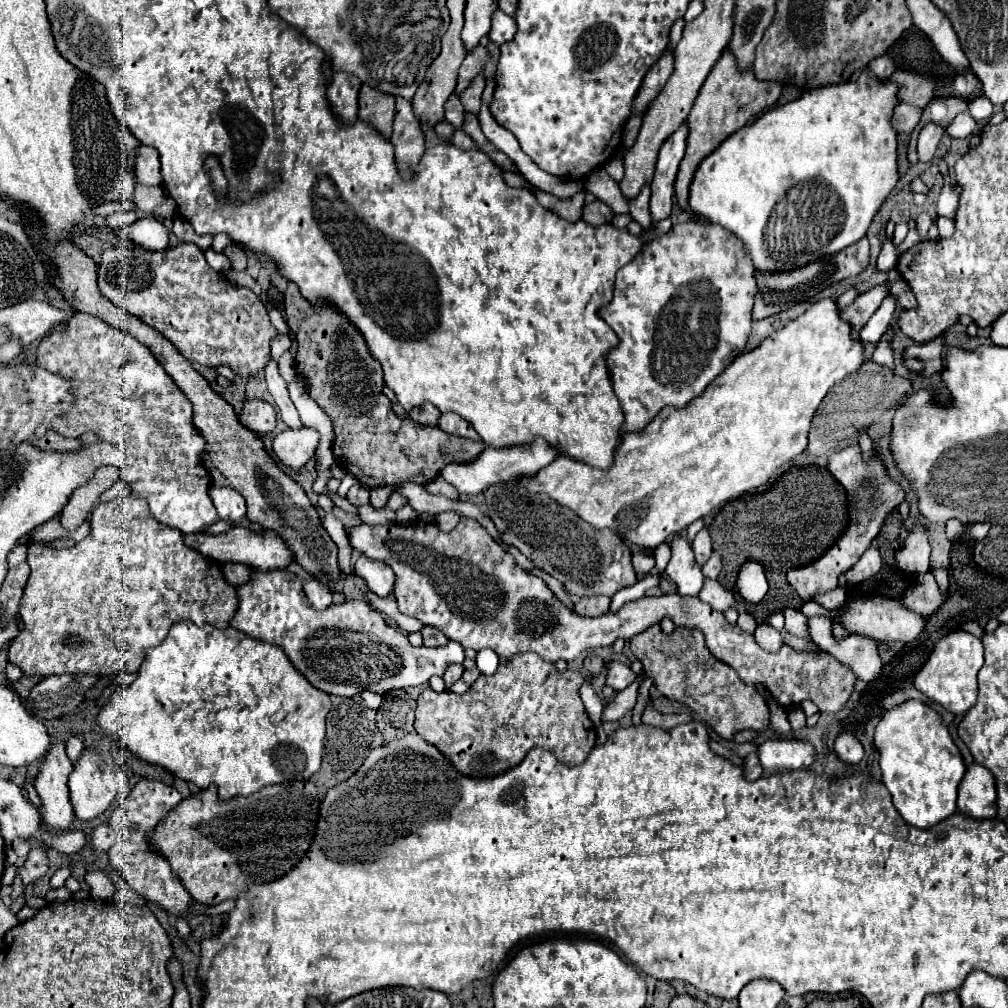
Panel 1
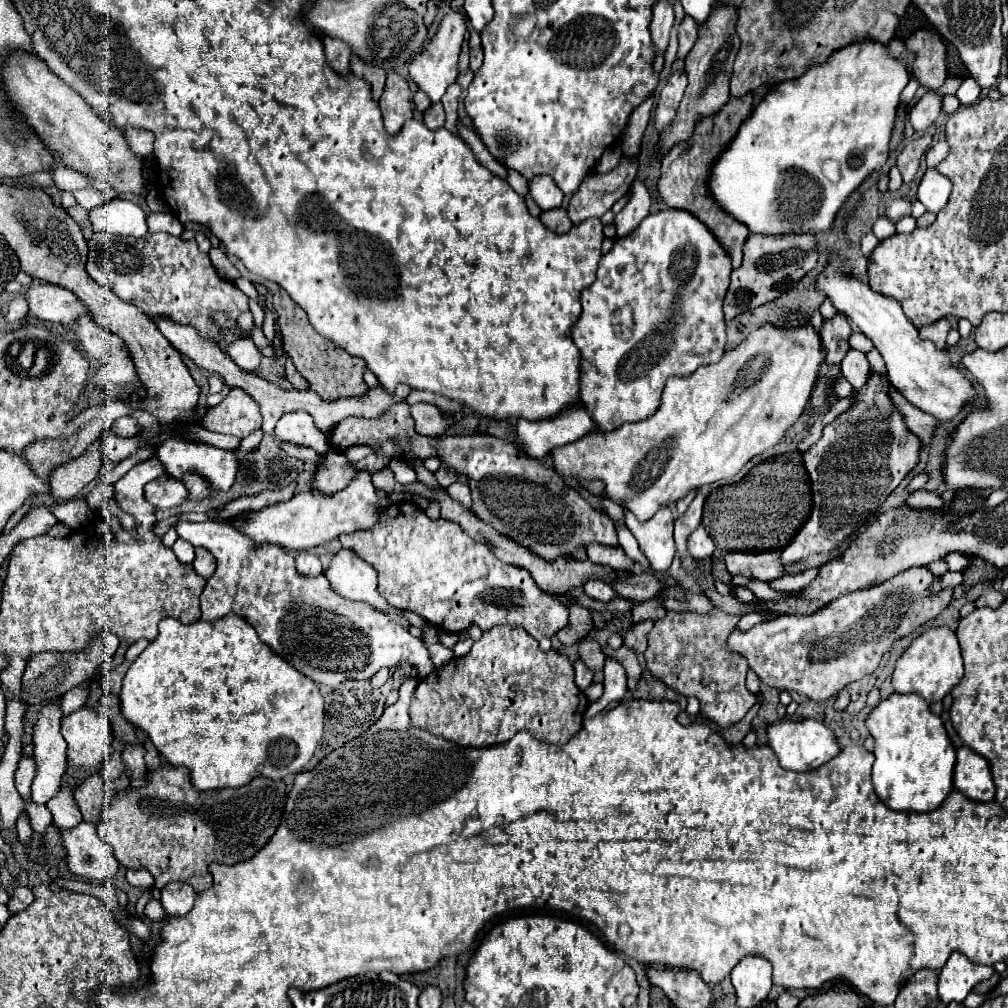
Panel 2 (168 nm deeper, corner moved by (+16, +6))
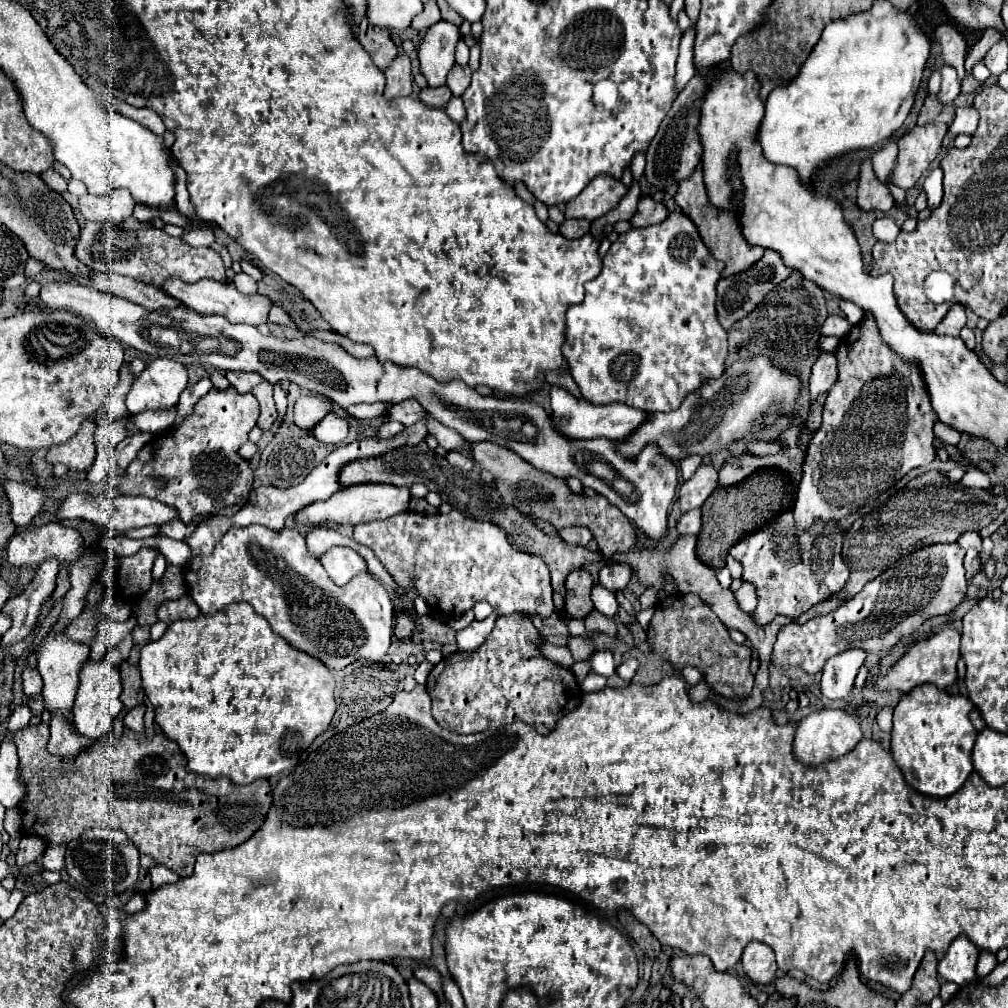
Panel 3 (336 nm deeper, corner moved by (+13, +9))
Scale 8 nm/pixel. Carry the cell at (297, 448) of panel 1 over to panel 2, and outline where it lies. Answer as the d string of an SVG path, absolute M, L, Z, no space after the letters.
M304 410L284 414L276 426L276 434L286 442L310 446L320 454L324 454L324 450L328 448L324 434L314 426L312 416Z

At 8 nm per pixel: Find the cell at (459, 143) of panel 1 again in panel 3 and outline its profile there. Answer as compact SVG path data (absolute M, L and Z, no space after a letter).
M441 87L441 89L423 89L421 91L421 101L427 103L427 107L435 107L435 109L445 109L447 103L451 99L451 91L449 87Z

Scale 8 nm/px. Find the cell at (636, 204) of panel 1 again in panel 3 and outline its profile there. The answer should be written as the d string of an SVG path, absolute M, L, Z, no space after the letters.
M641 197L635 215L631 217L631 227L649 227L653 223L661 223L667 217L667 209L663 203L653 201L651 197Z

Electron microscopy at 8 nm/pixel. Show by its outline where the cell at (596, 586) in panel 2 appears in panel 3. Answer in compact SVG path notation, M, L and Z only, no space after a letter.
M605 565L601 571L599 571L599 583L601 587L605 587L607 591L623 591L625 585L629 583L631 579L631 567L629 565Z

